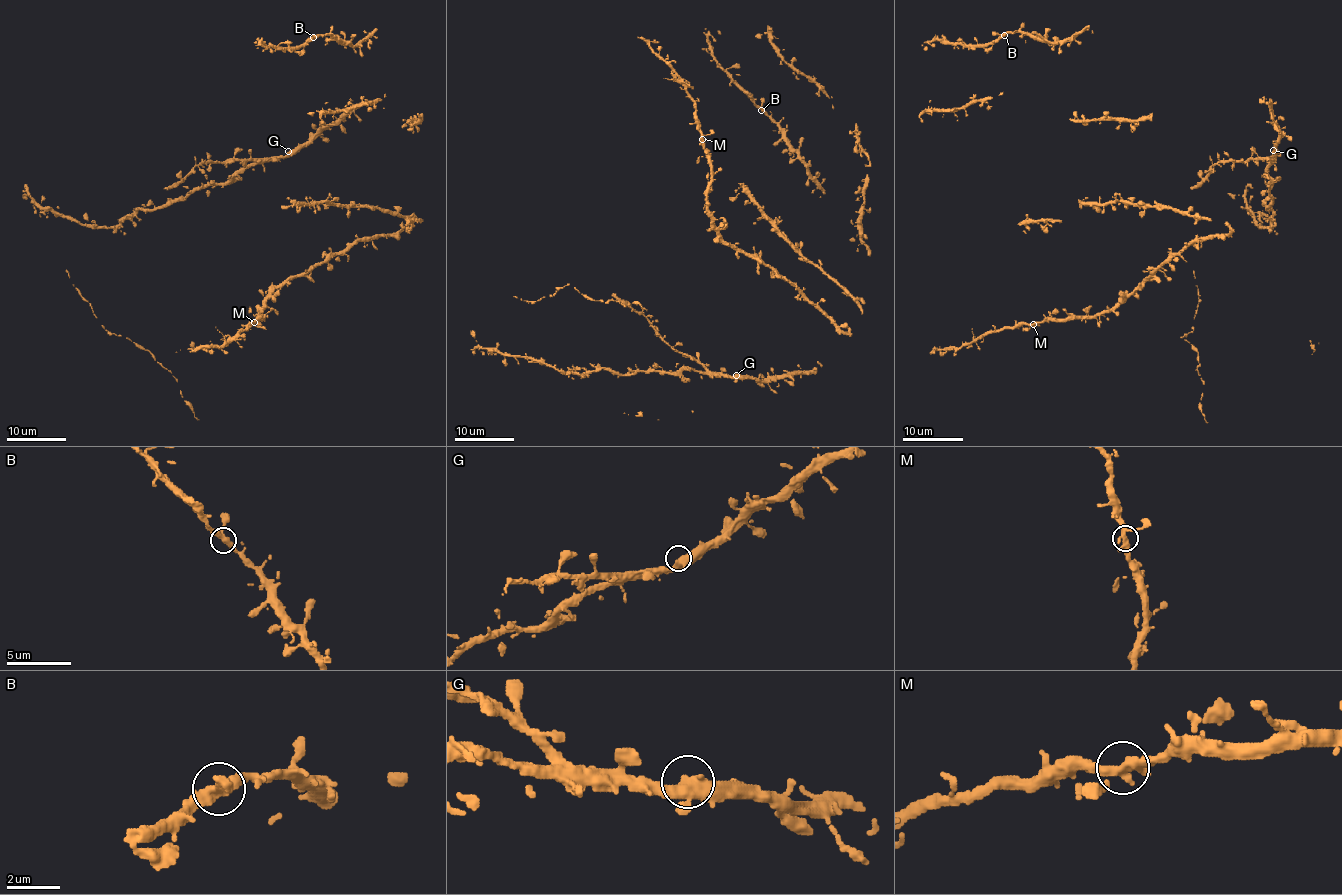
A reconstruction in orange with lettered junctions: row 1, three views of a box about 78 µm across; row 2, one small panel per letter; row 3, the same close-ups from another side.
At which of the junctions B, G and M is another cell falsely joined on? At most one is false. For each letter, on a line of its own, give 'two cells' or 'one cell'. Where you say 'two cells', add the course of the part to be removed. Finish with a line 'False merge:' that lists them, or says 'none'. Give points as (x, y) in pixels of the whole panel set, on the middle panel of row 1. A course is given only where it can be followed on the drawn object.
B: one cell
G: one cell
M: one cell
False merge: none

